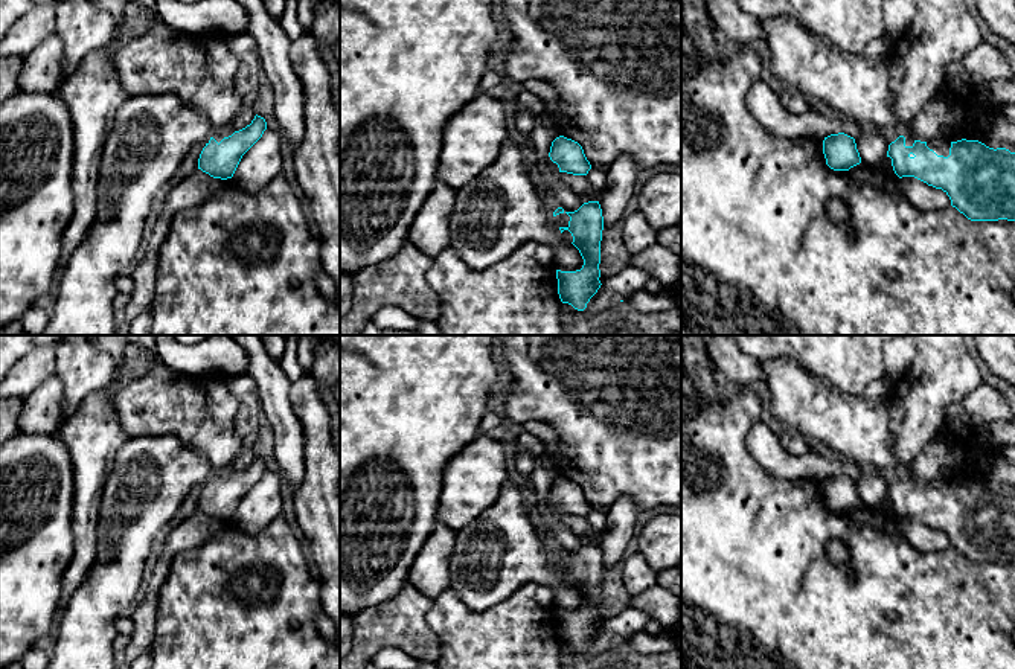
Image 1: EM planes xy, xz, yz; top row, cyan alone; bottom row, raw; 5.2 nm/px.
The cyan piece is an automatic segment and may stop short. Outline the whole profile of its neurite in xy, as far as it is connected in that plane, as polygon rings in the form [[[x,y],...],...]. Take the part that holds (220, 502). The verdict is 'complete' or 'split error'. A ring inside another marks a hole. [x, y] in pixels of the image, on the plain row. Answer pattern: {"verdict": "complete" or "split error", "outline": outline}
{"verdict": "split error", "outline": [[[255,457],[250,466],[239,472],[215,472],[203,489],[198,511],[213,520],[232,520],[242,497],[262,479],[267,463]]]}

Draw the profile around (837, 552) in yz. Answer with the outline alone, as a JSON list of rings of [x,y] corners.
[[[831,539],[826,544],[826,553],[828,558],[840,567],[844,567],[849,575],[852,576],[852,570],[850,570],[850,555],[847,547],[840,541],[840,539]]]

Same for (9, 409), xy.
[[[0,398],[0,445],[17,434],[23,402],[24,401],[18,398]]]

